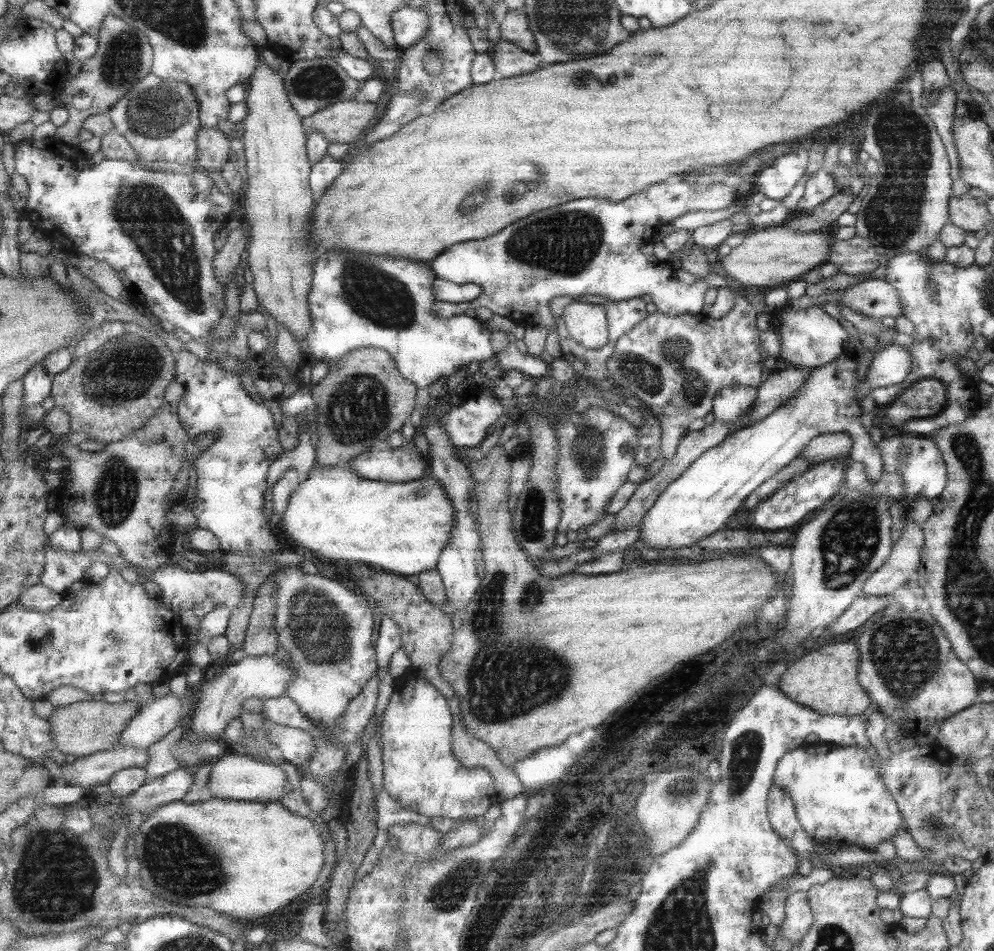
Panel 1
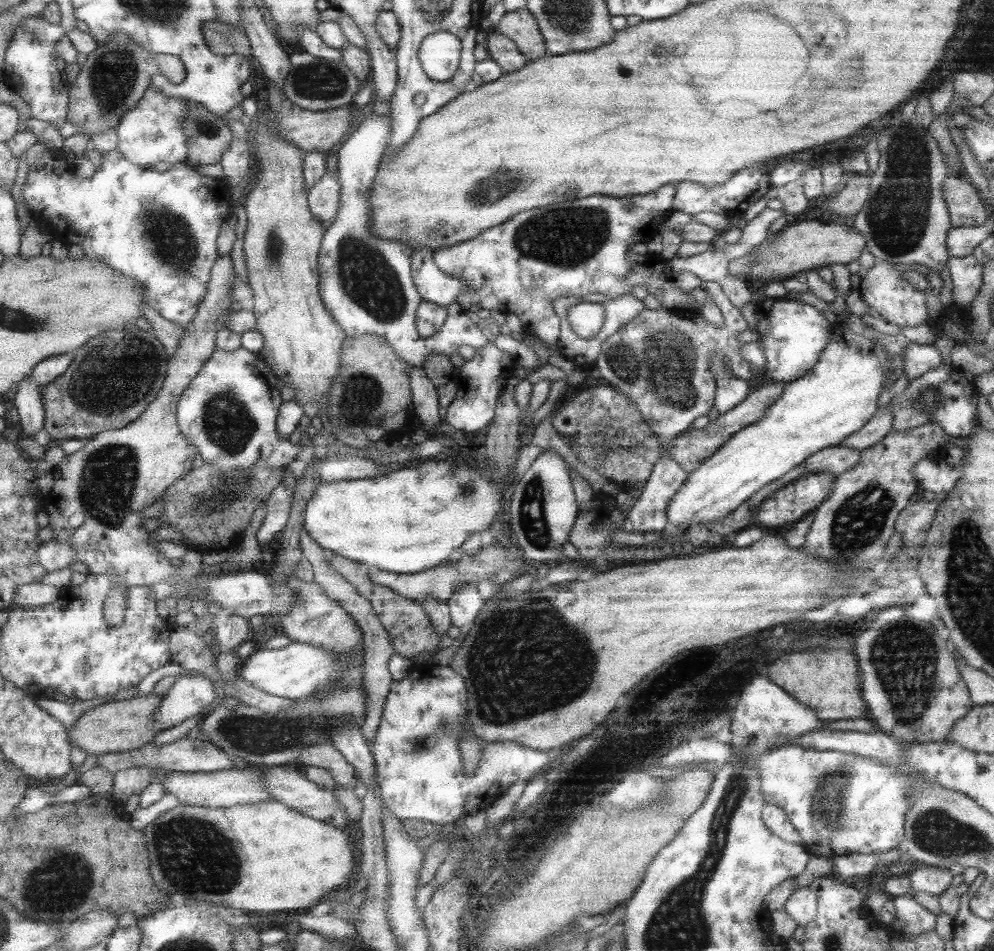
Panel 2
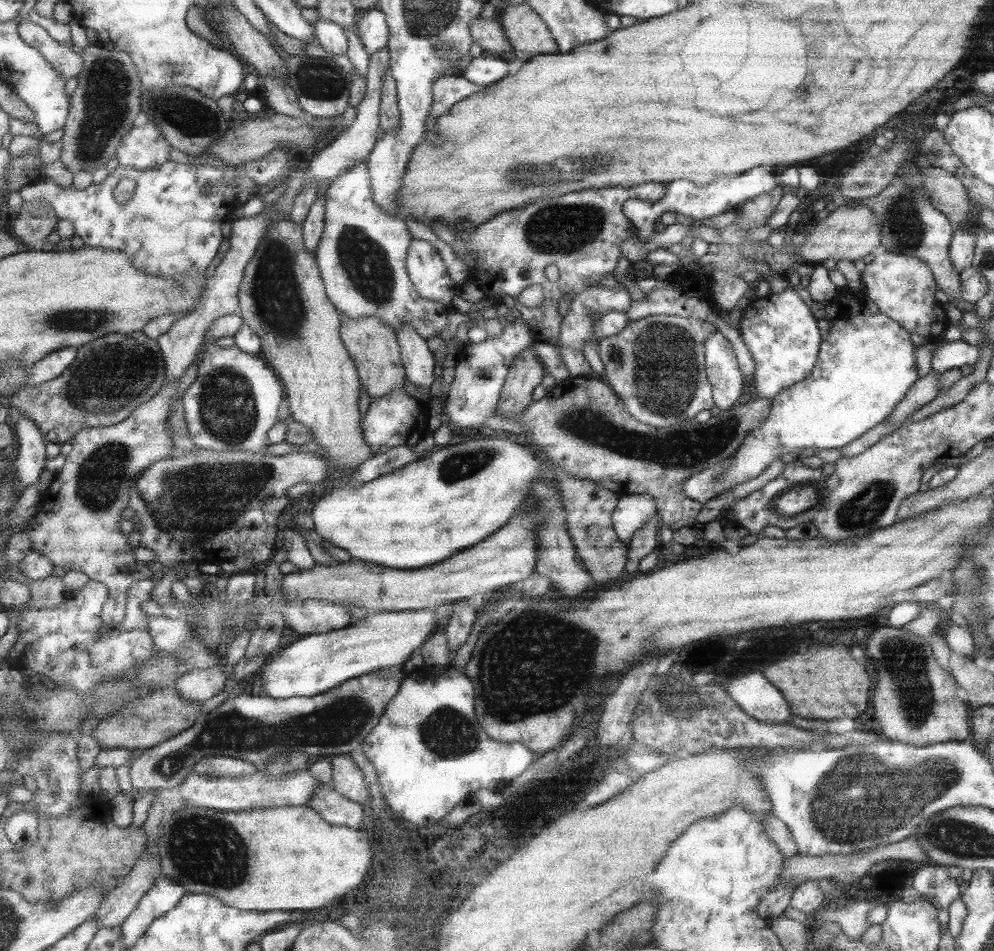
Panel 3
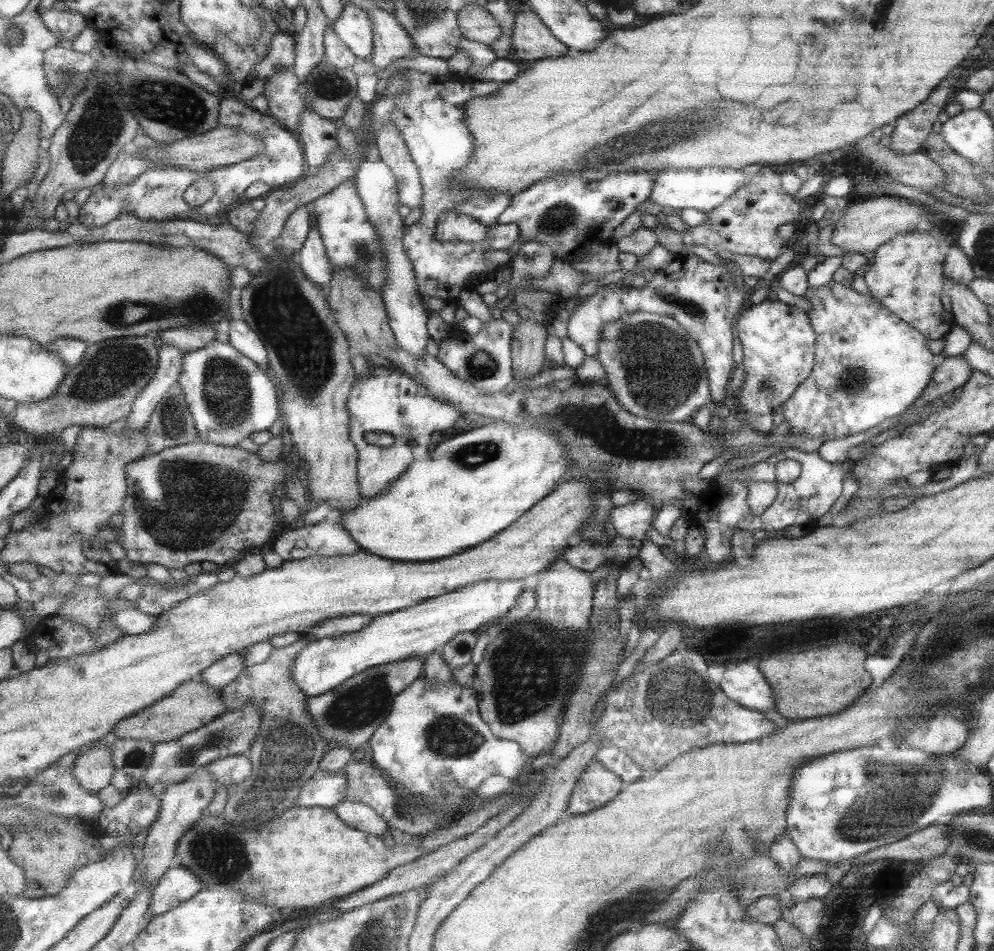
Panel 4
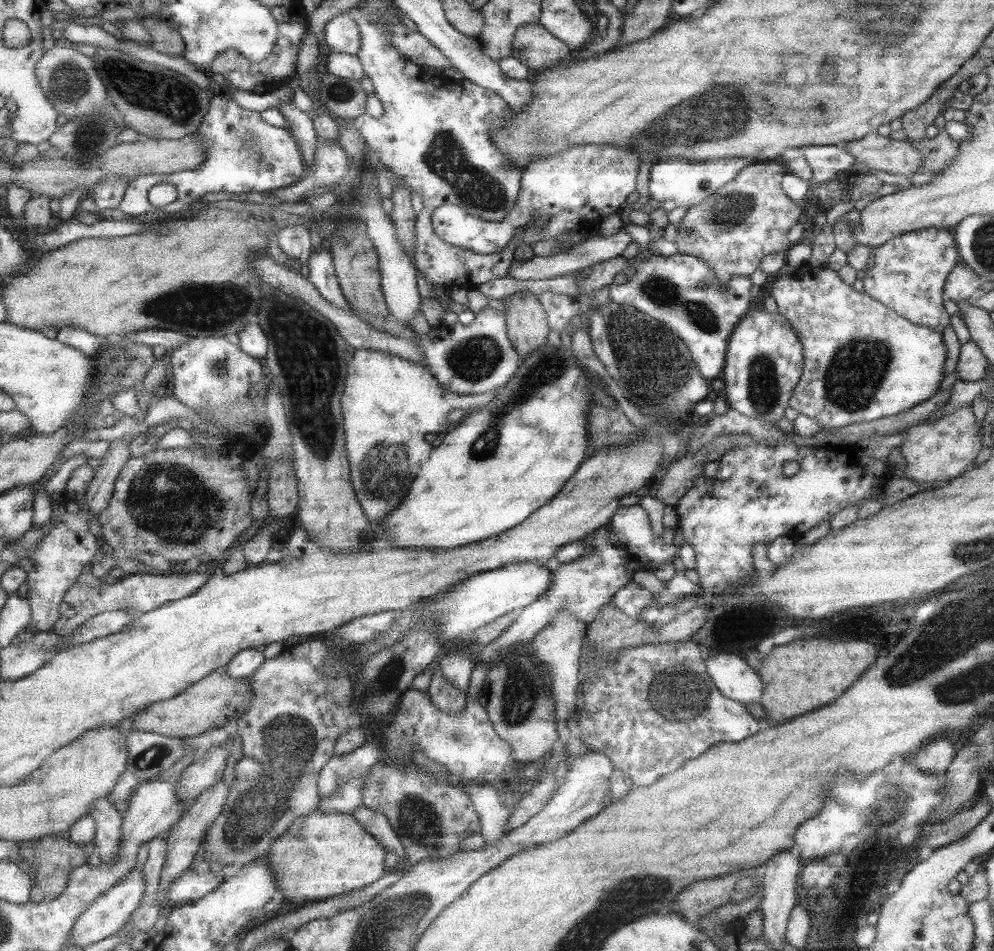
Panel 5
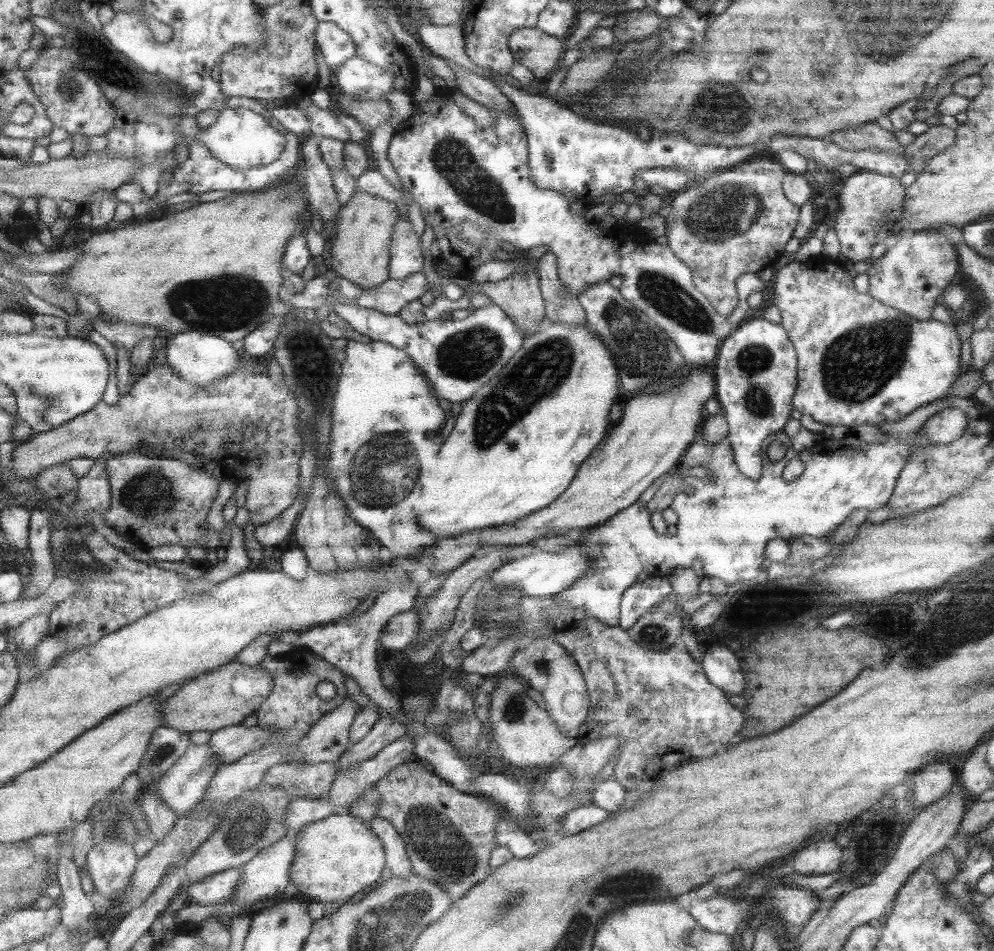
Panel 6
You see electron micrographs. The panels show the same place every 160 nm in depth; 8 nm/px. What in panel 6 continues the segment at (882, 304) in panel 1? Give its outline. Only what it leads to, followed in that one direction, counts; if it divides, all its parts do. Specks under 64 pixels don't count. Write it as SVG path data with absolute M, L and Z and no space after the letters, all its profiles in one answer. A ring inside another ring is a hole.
M901 230L889 243L885 254L869 262L865 272L868 295L915 320L929 320L931 310L936 305L935 298L942 294L957 273L957 265L956 248L945 239L943 233L936 230Z

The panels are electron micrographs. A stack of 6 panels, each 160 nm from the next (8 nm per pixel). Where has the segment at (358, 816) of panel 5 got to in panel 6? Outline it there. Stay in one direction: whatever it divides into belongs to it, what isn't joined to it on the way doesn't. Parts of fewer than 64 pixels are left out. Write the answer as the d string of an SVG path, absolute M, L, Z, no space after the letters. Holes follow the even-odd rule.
M379 817L371 819L367 824L383 841L386 848L386 866L389 868L391 876L407 878L412 874L414 868L406 847L407 844L395 826L390 821Z

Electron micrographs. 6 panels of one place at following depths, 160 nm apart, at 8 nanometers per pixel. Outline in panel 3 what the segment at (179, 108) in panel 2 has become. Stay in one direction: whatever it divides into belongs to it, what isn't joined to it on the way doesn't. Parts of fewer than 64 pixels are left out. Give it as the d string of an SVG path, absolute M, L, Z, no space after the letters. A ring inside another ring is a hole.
M147 117L147 122L133 127L118 148L118 164L123 168L147 171L169 161L171 143L163 136L157 124Z

